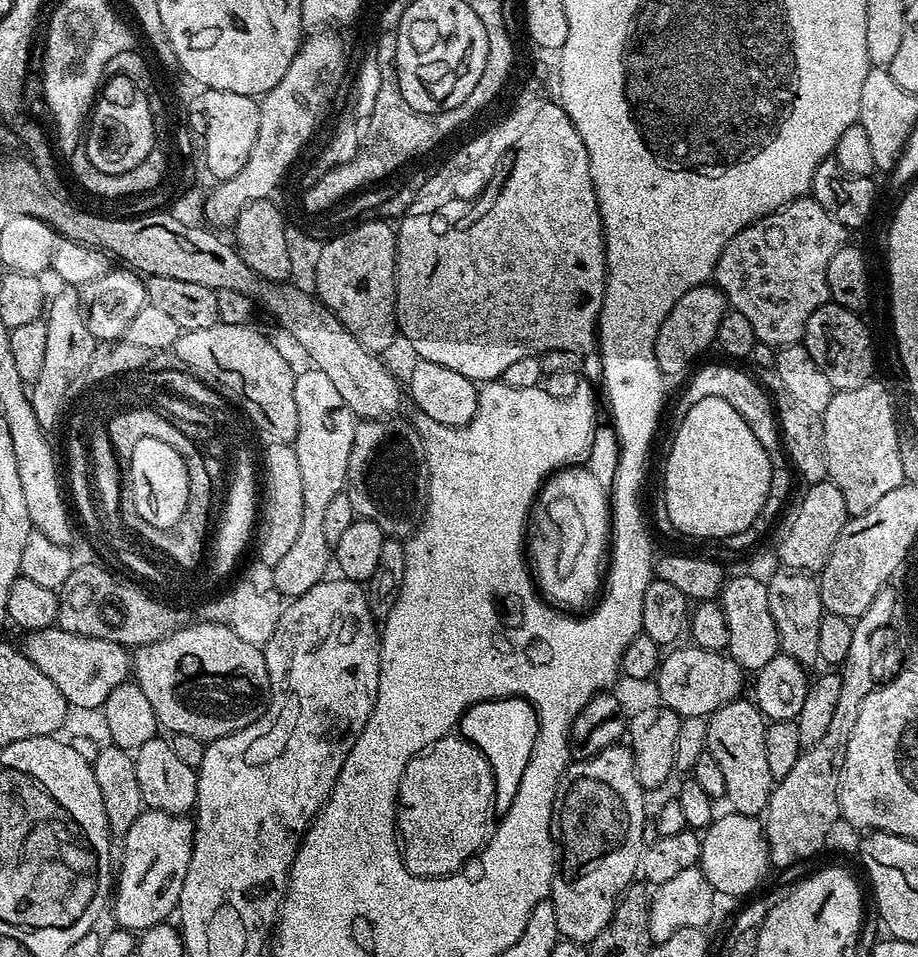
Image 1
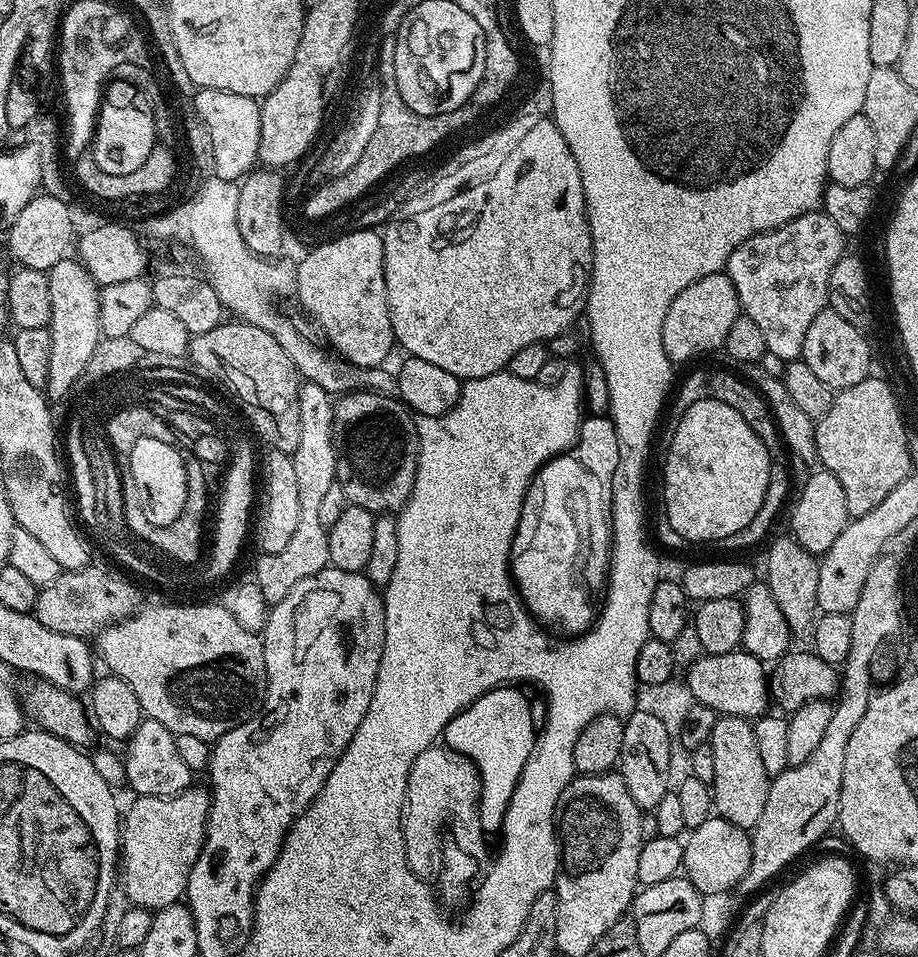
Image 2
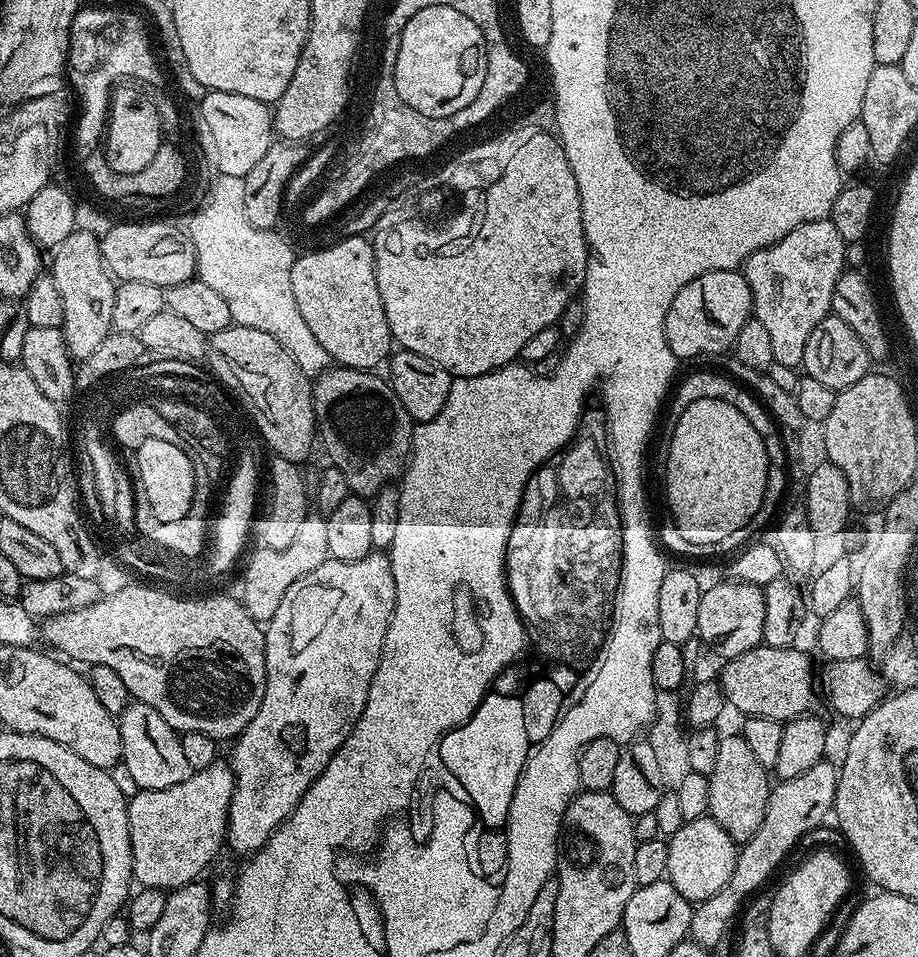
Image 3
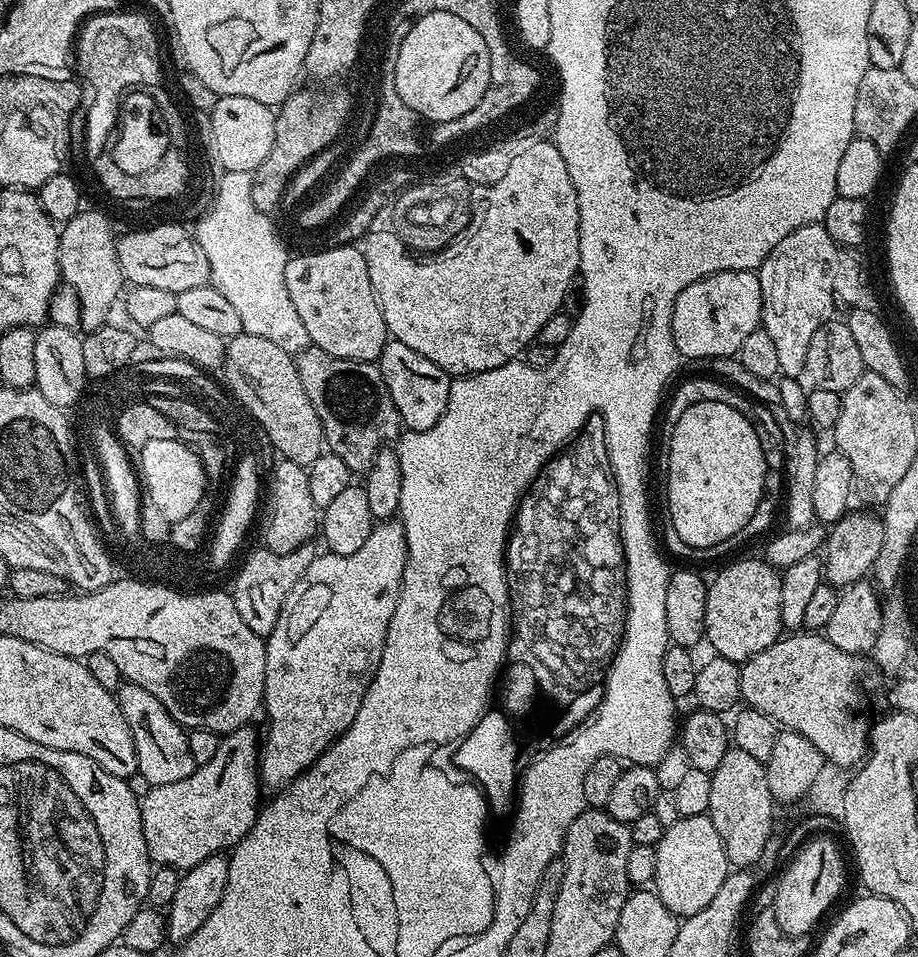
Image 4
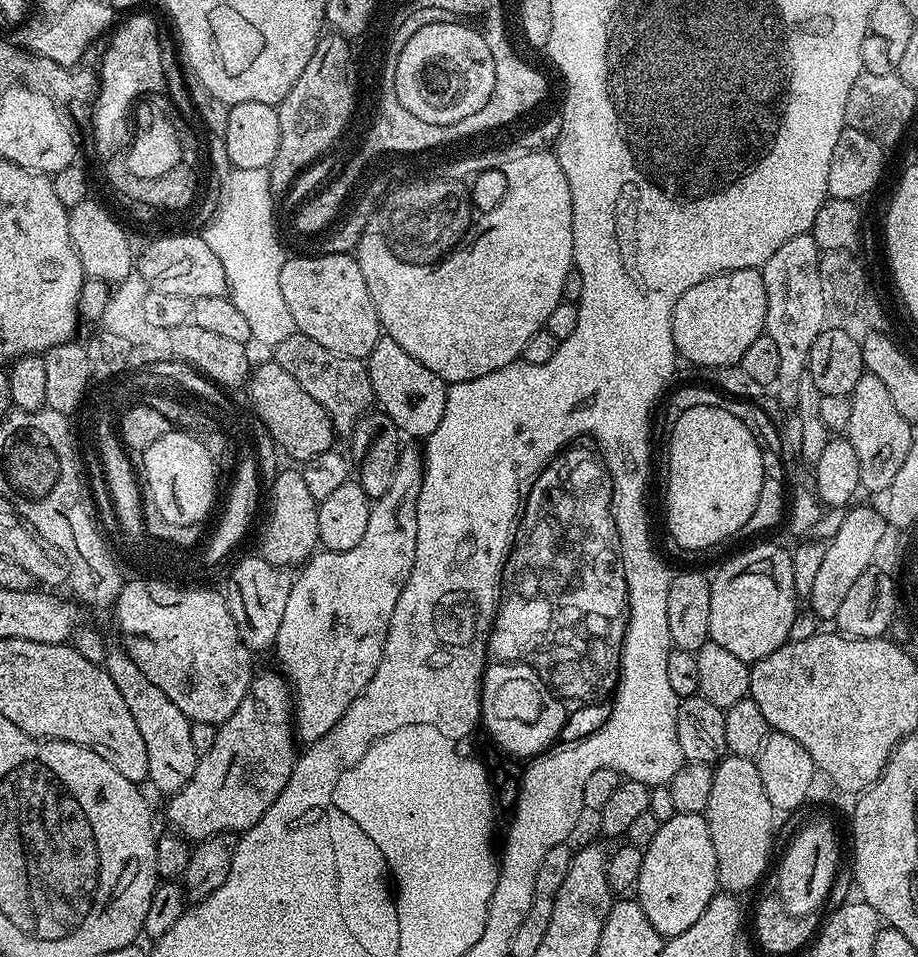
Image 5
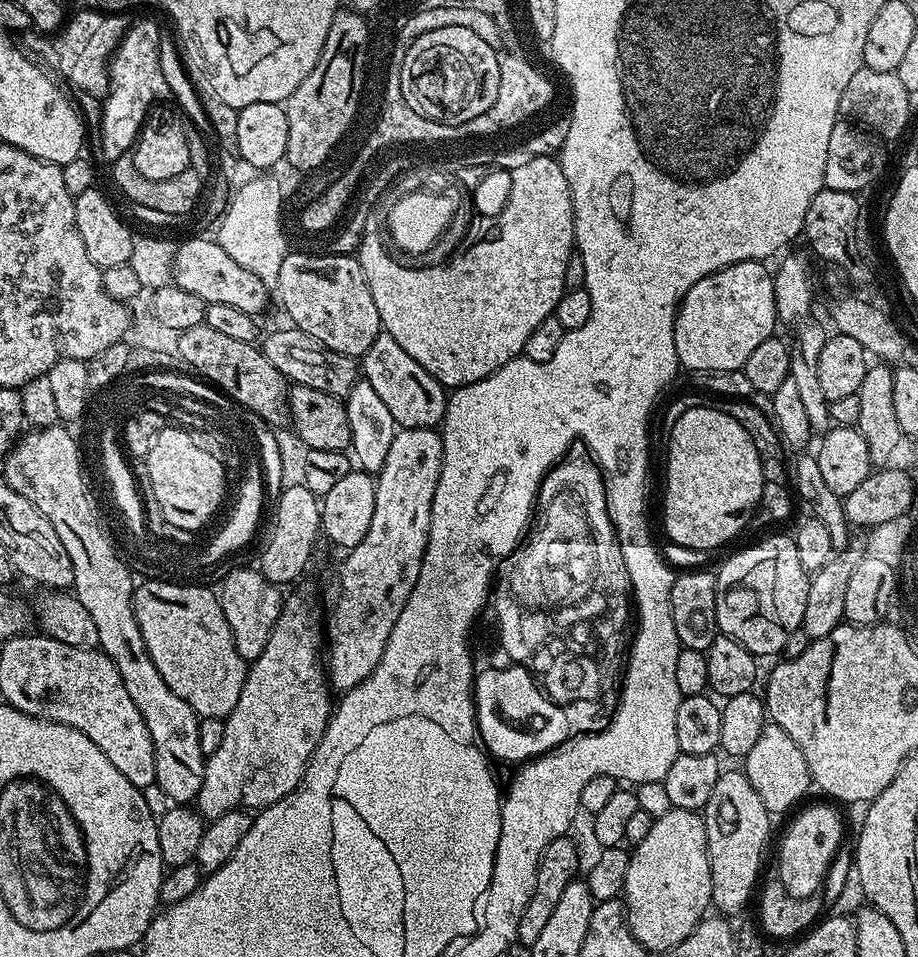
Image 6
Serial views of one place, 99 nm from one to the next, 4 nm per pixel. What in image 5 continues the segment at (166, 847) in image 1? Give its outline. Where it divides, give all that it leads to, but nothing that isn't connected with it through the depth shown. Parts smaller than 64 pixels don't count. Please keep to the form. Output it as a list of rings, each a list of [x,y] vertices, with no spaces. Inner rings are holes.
[[[279,671],[264,672],[253,675],[252,685],[246,694],[246,698],[242,698],[242,706],[238,706],[238,710],[234,710],[234,714],[230,714],[230,718],[226,723],[219,725],[216,729],[216,737],[214,738],[214,746],[210,746],[210,750],[199,753],[196,761],[196,769],[190,778],[190,782],[186,782],[186,786],[182,786],[180,792],[173,792],[167,797],[166,808],[168,804],[168,820],[173,824],[175,831],[183,836],[189,842],[199,842],[205,840],[207,836],[214,834],[222,834],[223,832],[234,832],[243,834],[248,829],[253,828],[262,818],[262,814],[266,814],[266,810],[270,810],[270,806],[278,798],[278,794],[282,794],[282,786],[286,786],[286,782],[290,782],[290,774],[296,765],[298,755],[297,737],[294,735],[294,693],[287,680]]]

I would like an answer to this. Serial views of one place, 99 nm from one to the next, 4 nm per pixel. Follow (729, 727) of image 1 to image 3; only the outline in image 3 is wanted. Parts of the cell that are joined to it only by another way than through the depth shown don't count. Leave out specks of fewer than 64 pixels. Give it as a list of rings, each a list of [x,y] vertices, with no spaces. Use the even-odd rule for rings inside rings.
[[[721,735],[718,746],[718,762],[714,762],[714,770],[707,776],[710,782],[709,813],[713,820],[730,834],[730,838],[737,842],[746,842],[762,826],[762,818],[766,814],[766,802],[770,791],[769,769],[754,758],[750,746],[746,746],[743,735]]]

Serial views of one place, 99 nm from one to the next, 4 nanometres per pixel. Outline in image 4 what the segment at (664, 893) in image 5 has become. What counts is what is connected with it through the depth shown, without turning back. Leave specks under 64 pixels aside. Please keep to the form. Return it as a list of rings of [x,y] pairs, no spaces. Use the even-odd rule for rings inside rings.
[[[707,814],[702,816],[682,816],[674,826],[664,829],[662,838],[655,846],[656,865],[654,866],[654,891],[658,898],[678,918],[687,918],[698,914],[698,910],[706,910],[706,905],[718,894],[722,882],[726,882],[730,865],[726,858],[726,850],[722,846],[722,838],[718,838],[718,830],[714,830],[714,822]]]

